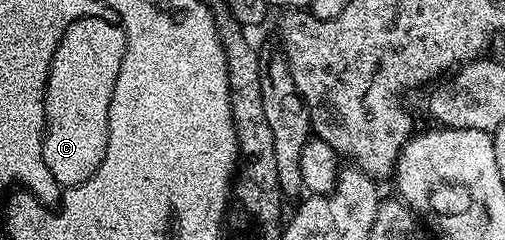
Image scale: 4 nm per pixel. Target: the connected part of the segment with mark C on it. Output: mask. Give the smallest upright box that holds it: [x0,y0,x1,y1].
[41,17,126,188]

